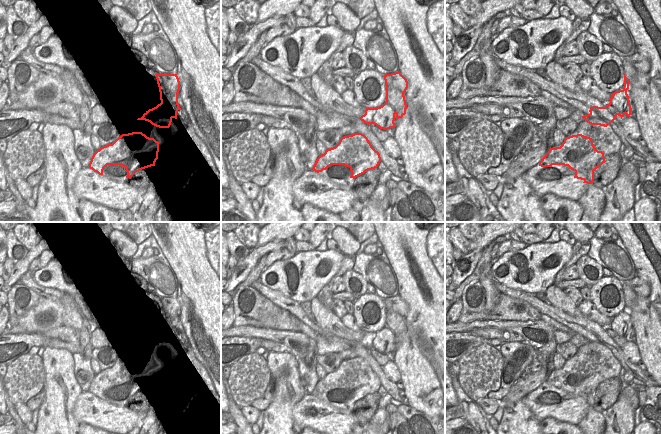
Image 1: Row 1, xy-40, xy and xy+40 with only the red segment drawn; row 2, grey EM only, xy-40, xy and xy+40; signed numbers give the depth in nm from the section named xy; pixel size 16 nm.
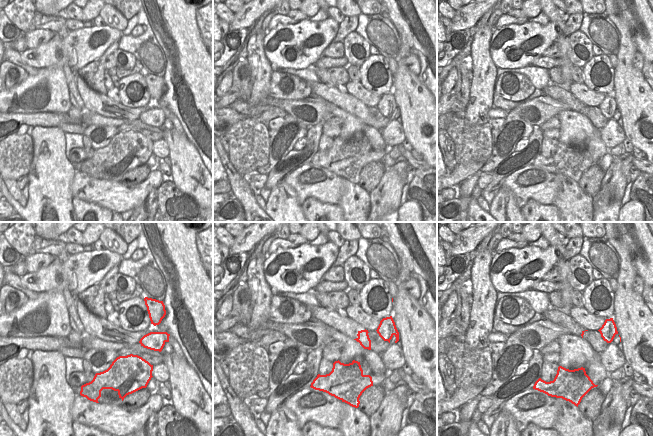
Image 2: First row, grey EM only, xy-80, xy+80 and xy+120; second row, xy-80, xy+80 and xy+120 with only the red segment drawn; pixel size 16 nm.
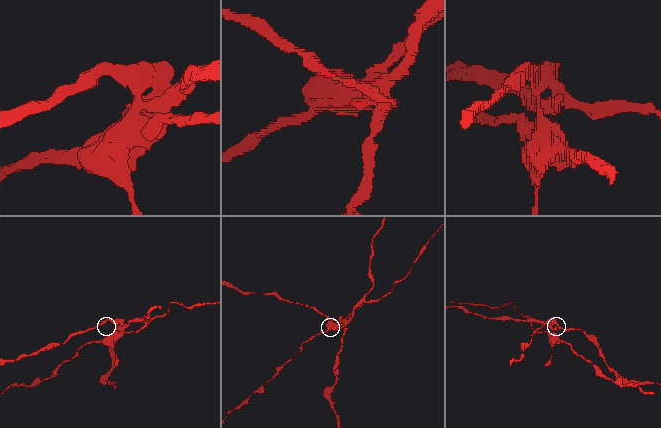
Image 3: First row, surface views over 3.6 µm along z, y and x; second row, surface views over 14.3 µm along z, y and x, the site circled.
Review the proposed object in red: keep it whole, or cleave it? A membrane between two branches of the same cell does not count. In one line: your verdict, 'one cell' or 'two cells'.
two cells

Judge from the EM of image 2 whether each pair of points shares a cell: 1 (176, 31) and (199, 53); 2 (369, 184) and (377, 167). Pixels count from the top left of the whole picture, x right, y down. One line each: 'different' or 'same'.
1: same
2: same

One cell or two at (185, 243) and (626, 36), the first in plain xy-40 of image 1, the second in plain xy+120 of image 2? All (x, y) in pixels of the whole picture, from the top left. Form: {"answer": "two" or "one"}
{"answer": "two"}

